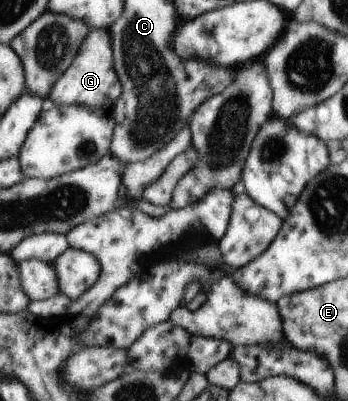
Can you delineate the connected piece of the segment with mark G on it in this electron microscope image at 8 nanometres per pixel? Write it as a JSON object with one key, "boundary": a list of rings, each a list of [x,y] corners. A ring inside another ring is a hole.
{"boundary":[[[91,30],[83,41],[71,69],[55,83],[51,99],[55,105],[84,105],[91,108],[110,108],[123,94],[123,83],[115,68],[115,51],[109,30]]]}

